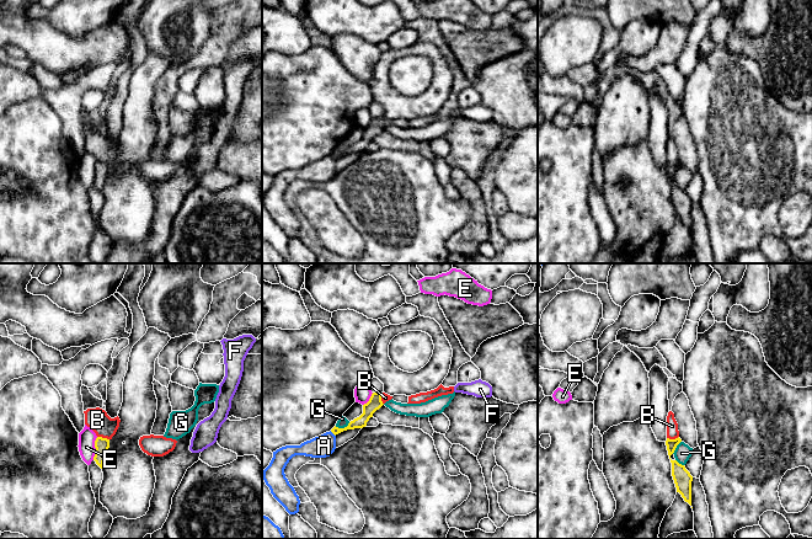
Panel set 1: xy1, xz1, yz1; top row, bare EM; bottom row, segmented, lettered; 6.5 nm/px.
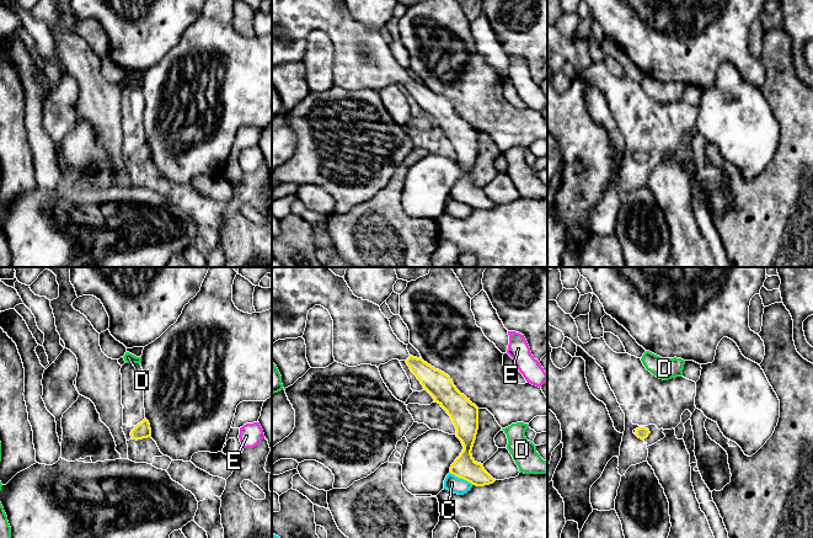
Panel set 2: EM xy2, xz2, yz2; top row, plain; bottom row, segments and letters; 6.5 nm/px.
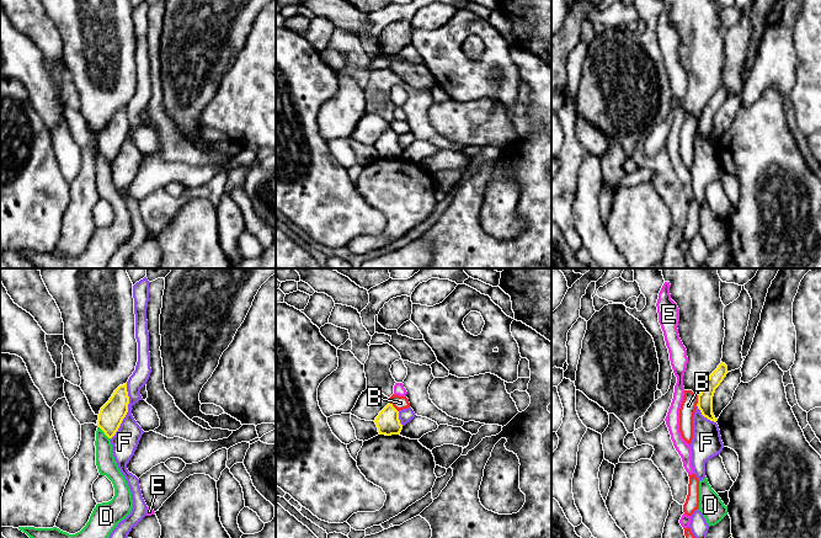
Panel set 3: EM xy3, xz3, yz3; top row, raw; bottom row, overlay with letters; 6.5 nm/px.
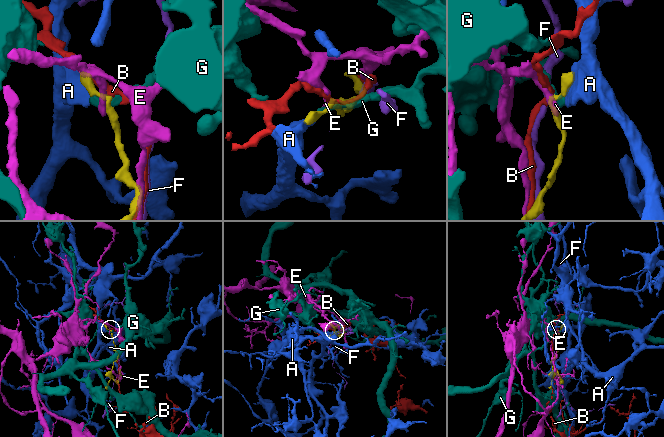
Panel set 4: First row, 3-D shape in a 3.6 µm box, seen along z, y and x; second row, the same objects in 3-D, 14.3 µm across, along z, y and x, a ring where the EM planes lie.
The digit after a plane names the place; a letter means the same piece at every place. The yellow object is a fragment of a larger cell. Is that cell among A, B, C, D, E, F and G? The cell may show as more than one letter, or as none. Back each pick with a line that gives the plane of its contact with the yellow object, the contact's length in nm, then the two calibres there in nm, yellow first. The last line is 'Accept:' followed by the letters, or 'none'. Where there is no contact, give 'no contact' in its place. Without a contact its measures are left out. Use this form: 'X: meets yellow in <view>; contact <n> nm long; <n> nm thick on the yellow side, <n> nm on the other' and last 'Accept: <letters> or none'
Accept: none

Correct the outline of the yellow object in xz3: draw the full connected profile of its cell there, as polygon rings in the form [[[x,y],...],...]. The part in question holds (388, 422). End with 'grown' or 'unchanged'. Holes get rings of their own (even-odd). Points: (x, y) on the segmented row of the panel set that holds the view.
[[[390,403],[379,412],[374,422],[379,435],[400,435],[402,430],[402,425],[399,420],[399,411]]]; unchanged

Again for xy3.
[[[127,383],[119,385],[110,400],[101,408],[97,426],[108,438],[112,438],[118,431],[123,419],[128,412],[129,396]]]; unchanged

